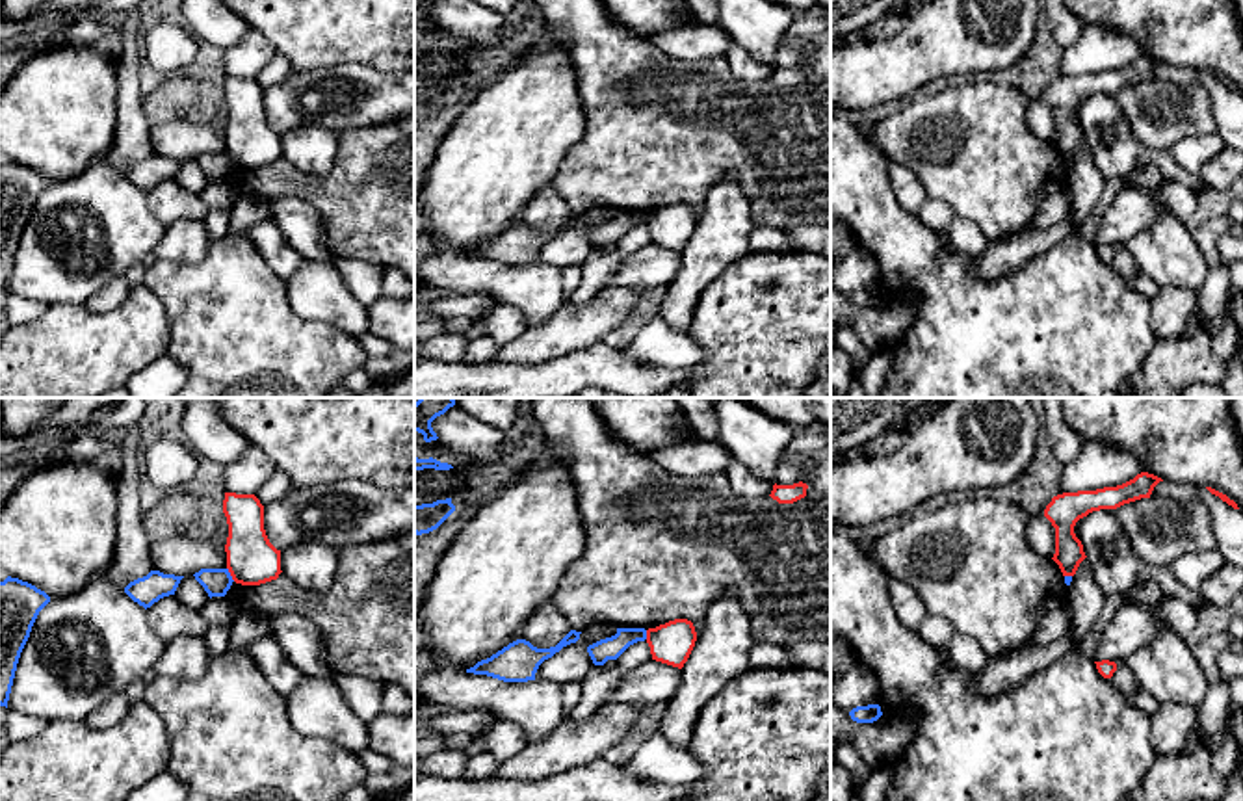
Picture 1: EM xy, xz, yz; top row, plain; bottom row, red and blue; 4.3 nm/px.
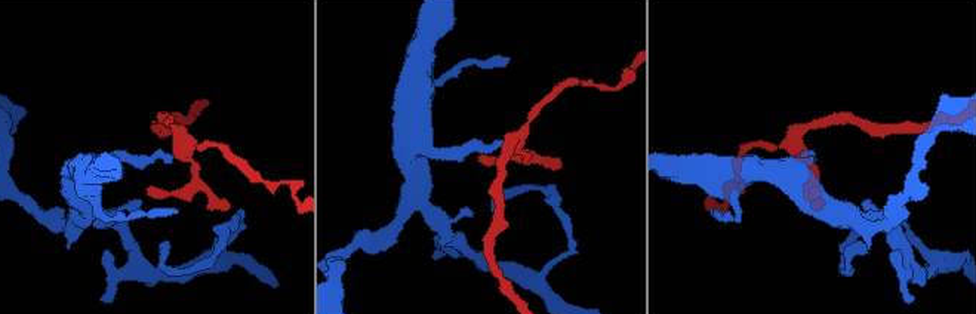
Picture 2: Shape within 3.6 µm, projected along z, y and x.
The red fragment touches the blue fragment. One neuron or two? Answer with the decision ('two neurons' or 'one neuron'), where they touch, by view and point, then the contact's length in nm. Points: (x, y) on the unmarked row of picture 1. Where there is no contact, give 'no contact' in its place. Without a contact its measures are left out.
two neurons | xy (231, 158) | 70 nm

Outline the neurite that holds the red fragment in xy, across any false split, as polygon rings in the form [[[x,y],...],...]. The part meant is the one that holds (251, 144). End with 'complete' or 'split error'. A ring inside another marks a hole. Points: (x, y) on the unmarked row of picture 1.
[[[225,76],[223,97],[229,108],[227,152],[236,167],[260,169],[277,164],[281,134],[264,113],[264,89],[255,78]]]; complete

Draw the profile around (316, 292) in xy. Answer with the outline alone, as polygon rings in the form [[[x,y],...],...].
[[[305,258],[286,284],[290,307],[301,318],[325,322],[351,336],[370,331],[366,307],[349,292],[333,266]]]

